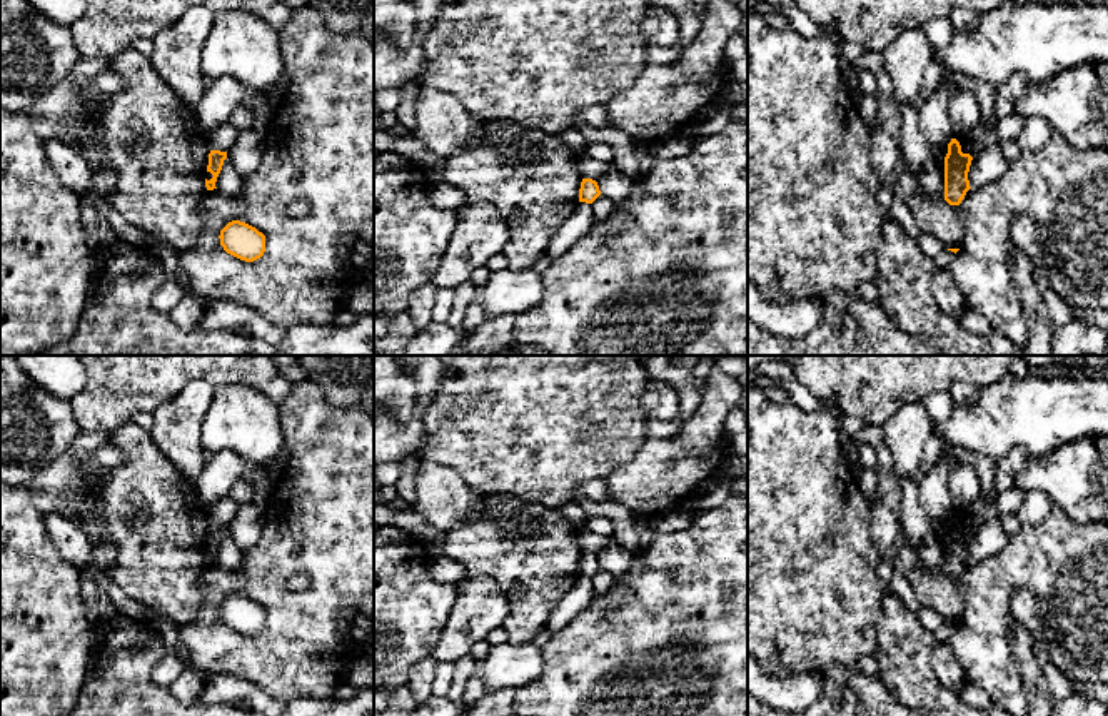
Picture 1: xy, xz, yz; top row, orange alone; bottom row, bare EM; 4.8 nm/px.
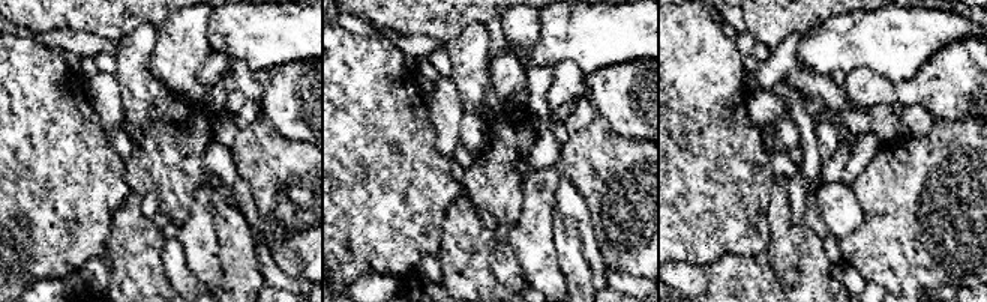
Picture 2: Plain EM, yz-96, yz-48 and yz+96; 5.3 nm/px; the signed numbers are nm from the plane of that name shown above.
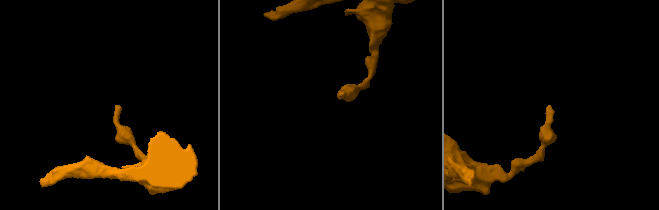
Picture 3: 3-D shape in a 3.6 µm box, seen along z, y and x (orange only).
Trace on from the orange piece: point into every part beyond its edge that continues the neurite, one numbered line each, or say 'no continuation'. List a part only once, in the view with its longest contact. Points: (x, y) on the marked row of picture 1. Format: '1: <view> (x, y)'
no continuation

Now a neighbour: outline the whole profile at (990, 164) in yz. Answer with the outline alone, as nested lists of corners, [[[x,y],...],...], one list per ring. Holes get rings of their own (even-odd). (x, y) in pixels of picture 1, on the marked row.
[[[968,80],[968,85],[976,92],[981,105],[981,118],[986,125],[986,144],[980,155],[971,160],[968,180],[970,187],[983,187],[1000,179],[1010,167],[1010,162],[1001,152],[998,140],[998,122],[993,117],[993,108],[998,97],[998,87],[986,80]]]

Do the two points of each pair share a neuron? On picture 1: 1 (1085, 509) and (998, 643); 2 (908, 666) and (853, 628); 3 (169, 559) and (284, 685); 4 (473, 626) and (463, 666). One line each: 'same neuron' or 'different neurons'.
1: different neurons
2: different neurons
3: different neurons
4: different neurons

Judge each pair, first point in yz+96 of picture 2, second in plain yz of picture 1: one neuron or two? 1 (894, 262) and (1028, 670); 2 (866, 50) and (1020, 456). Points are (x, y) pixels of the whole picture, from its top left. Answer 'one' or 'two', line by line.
1: two
2: two

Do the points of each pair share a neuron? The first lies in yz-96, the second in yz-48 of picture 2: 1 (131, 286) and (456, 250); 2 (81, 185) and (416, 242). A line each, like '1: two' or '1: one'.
1: one
2: one

